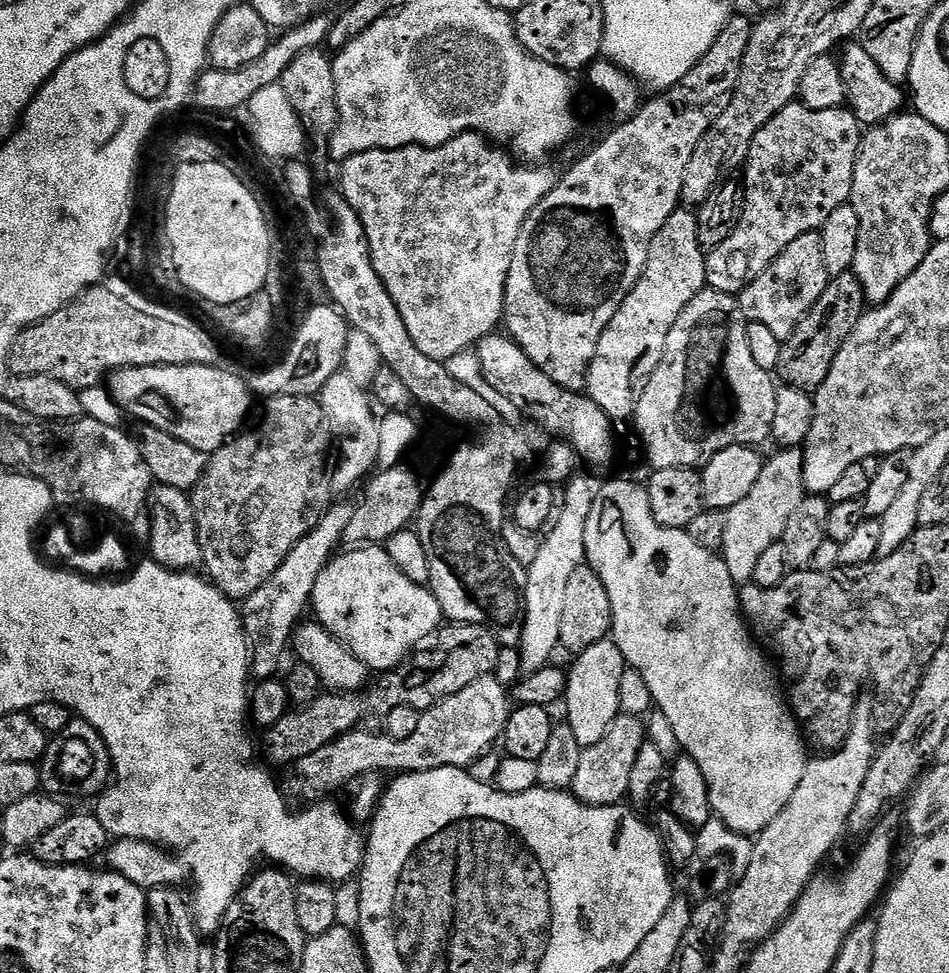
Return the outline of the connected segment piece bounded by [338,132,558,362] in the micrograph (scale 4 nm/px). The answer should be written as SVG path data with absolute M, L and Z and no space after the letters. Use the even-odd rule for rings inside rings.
M464 132L461 136L455 136L450 142L439 144L437 148L422 148L419 144L410 144L407 148L366 150L362 154L354 154L339 165L338 192L361 219L365 228L366 242L369 243L372 266L378 278L384 283L390 298L394 300L394 306L402 316L402 322L406 324L406 330L414 346L422 350L426 358L447 362L459 352L467 352L473 346L479 345L485 336L493 335L501 327L506 274L510 270L510 254L514 254L514 242L518 242L518 230L522 230L522 222L526 222L530 210L534 210L534 206L538 206L538 202L542 202L542 198L546 198L550 190L554 190L558 179L558 172L552 168L544 168L548 166L521 166L519 163L512 164L511 159L513 160L513 157L503 147L493 146L480 133Z

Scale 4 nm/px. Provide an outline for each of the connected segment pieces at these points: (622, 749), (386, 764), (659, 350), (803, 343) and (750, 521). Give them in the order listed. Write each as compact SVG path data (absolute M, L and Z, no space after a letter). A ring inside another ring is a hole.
M619 715L606 730L602 742L583 749L578 774L573 778L571 791L585 804L618 804L628 796L630 773L638 759L638 750L646 743L646 724L639 716Z
M495 675L483 676L478 678L478 682L470 682L466 690L458 690L450 698L438 702L432 708L426 708L421 711L418 730L410 734L410 738L399 740L393 736L380 732L360 732L353 730L337 740L331 740L322 750L314 750L314 754L306 754L294 766L294 772L300 779L300 792L305 796L305 801L320 802L331 792L336 792L345 787L348 781L358 778L358 774L367 772L382 772L385 774L407 774L409 772L425 772L426 770L441 770L446 768L467 769L471 760L476 760L492 743L499 741L504 734L504 728L507 726L510 713L510 692L507 687L496 681Z
M677 210L674 214L670 214L670 218L666 218L666 226L662 226L662 230L658 230L658 234L654 234L654 242L650 242L644 273L638 278L634 290L630 290L630 294L626 294L626 302L622 302L622 306L618 306L618 314L614 314L614 318L610 318L610 326L606 326L602 338L598 342L598 350L588 367L586 395L606 415L619 418L619 416L624 416L627 412L629 415L633 411L634 393L637 391L636 380L643 381L651 376L653 370L658 366L658 362L662 362L662 354L666 350L666 338L670 334L674 322L678 322L678 314L682 314L682 310L708 283L705 255L705 249L701 248L698 242L698 222L695 211Z
M852 271L831 277L826 290L822 290L822 298L818 298L818 302L814 302L812 309L800 319L794 334L787 336L781 343L776 372L778 376L785 380L783 383L790 388L815 390L826 378L826 374L830 372L830 366L834 366L834 358L838 358L838 350L842 350L846 338L850 338L850 334L864 317L865 311L866 301L862 290L862 282L858 282L858 278Z
M796 450L779 451L761 463L757 481L750 492L733 508L727 509L724 517L722 559L726 562L726 570L730 570L730 578L734 578L738 586L751 581L754 566L758 566L758 558L762 558L762 553L769 546L783 541L786 522L790 522L794 506L798 506L798 502L806 495L803 455Z

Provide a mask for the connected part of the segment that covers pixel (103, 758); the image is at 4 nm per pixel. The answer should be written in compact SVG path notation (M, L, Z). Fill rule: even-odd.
M74 718L66 726L66 730L51 737L48 748L39 761L40 788L47 795L57 798L68 796L99 797L110 780L112 754L108 751L106 742L86 721Z

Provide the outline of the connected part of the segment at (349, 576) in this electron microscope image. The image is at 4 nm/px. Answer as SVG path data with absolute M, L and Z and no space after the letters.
M356 546L353 548L356 548L353 552L344 552L341 556L333 555L331 559L325 563L324 567L321 568L320 573L316 575L315 584L312 585L310 608L313 613L316 611L315 619L322 625L322 627L328 631L335 640L343 642L354 654L354 658L361 660L373 673L383 674L385 672L392 671L397 664L400 664L407 658L408 653L411 652L416 645L421 644L422 641L430 635L430 633L441 627L442 621L445 619L445 615L444 611L440 609L438 598L434 593L432 593L431 587L410 582L410 578L406 578L406 574L402 574L402 570L398 570L398 566L394 561L392 561L390 554L383 547Z

